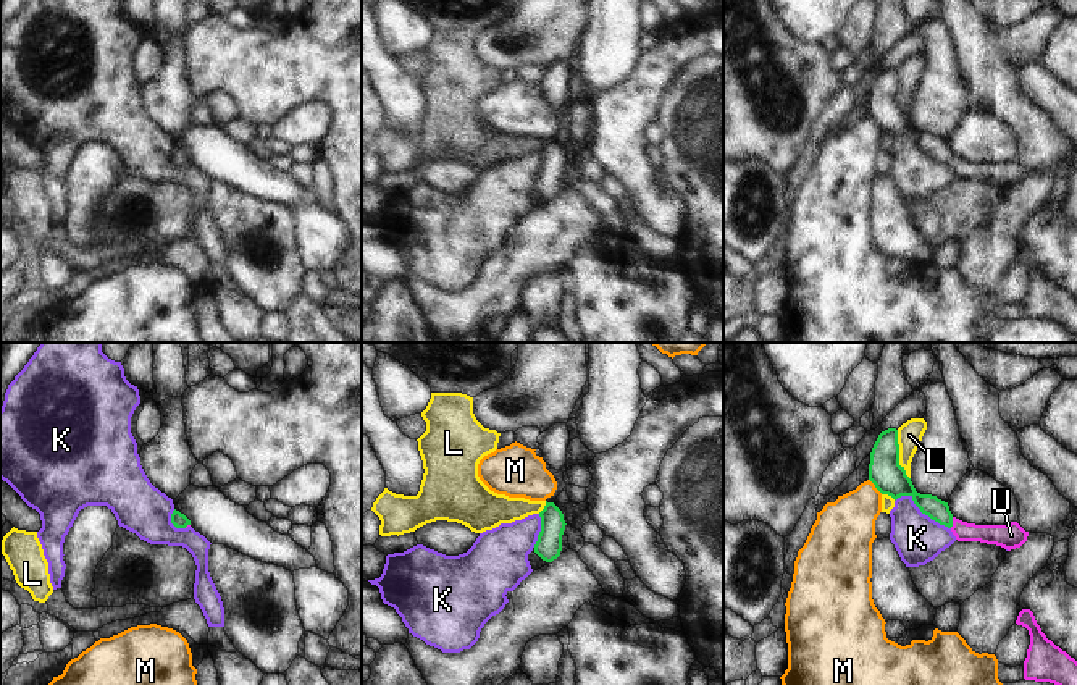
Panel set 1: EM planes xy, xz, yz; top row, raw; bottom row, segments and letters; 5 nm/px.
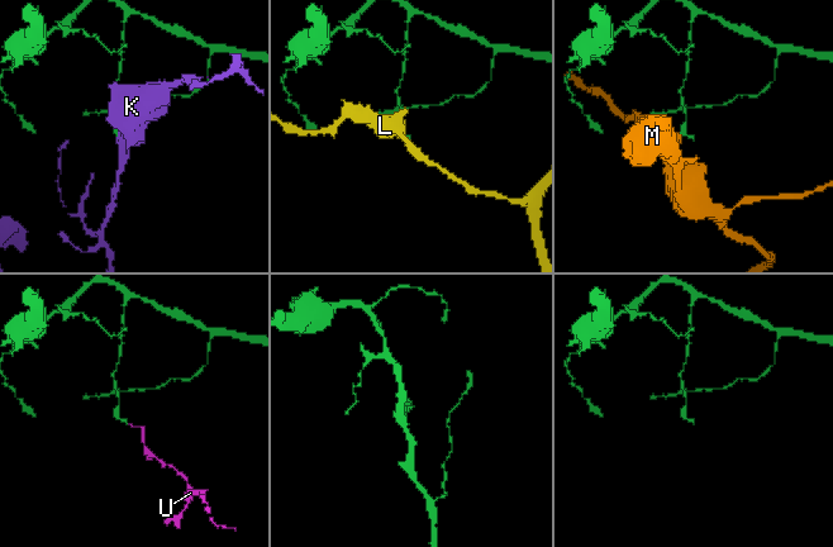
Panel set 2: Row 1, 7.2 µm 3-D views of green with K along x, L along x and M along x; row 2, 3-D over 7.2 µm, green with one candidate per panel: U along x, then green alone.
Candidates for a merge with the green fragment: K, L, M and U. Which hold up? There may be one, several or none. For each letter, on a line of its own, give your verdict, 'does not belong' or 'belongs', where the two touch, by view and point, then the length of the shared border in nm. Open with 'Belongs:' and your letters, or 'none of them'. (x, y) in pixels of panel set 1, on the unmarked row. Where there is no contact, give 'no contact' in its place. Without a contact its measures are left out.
Belongs: U
K: does not belong; meets green in yz at (921, 149); contact 320 nm long
L: does not belong; meets green in yz at (898, 92); contact 260 nm long
M: does not belong; meets green in yz at (875, 125); contact 100 nm long
U: belongs; meets green in yz at (951, 160); contact 60 nm long

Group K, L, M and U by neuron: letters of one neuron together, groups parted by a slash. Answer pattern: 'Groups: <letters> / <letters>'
Groups: K / L / M / U.

